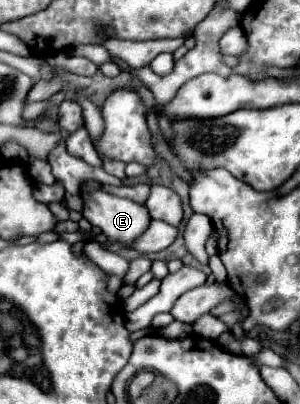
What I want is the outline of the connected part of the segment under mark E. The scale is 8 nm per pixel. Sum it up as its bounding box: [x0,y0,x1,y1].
[81,184,151,248]

